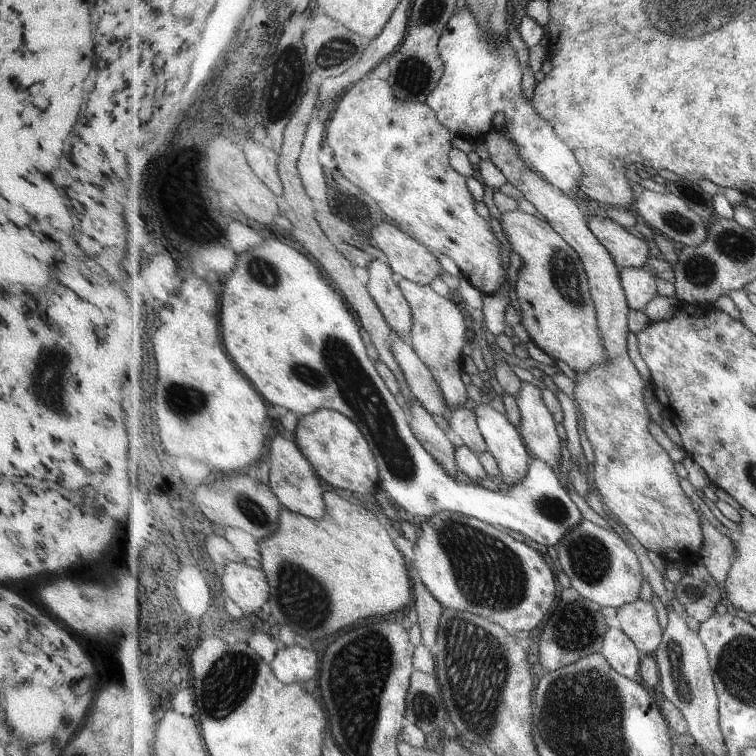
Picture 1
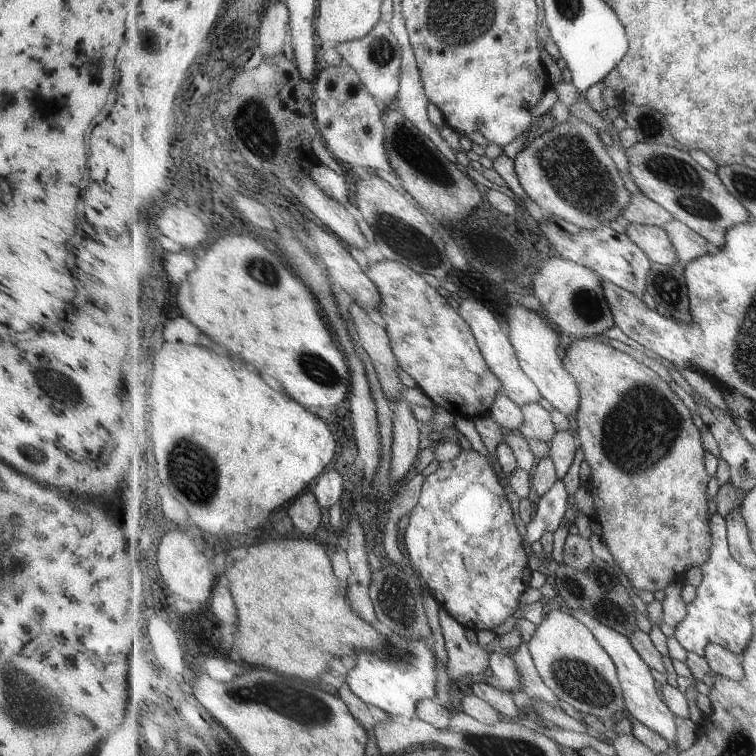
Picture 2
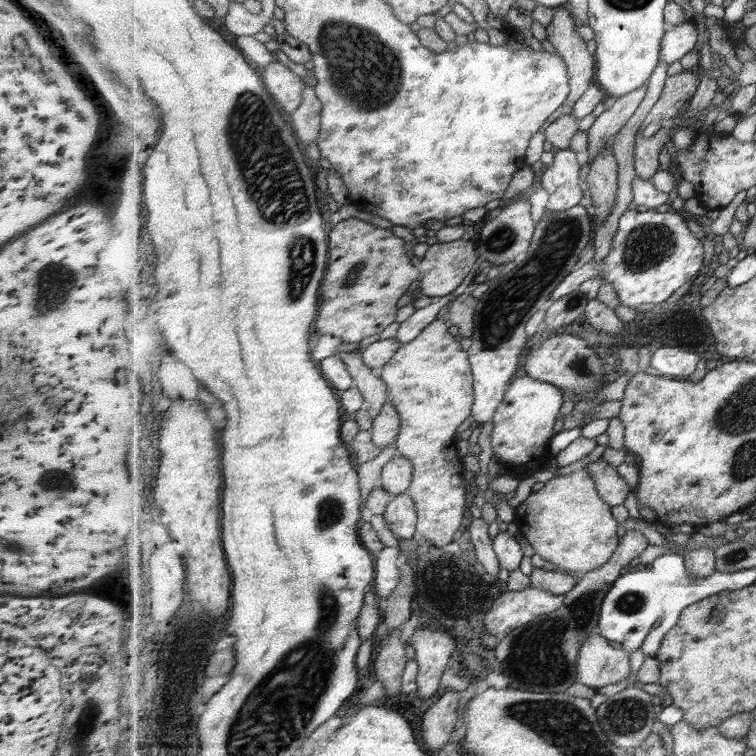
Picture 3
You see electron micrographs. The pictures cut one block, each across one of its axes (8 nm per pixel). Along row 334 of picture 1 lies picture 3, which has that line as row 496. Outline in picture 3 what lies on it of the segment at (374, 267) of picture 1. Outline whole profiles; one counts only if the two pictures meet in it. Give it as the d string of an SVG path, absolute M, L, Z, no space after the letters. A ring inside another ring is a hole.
M409 494L394 497L383 515L388 529L400 538L419 538L418 536L418 510L416 502Z

